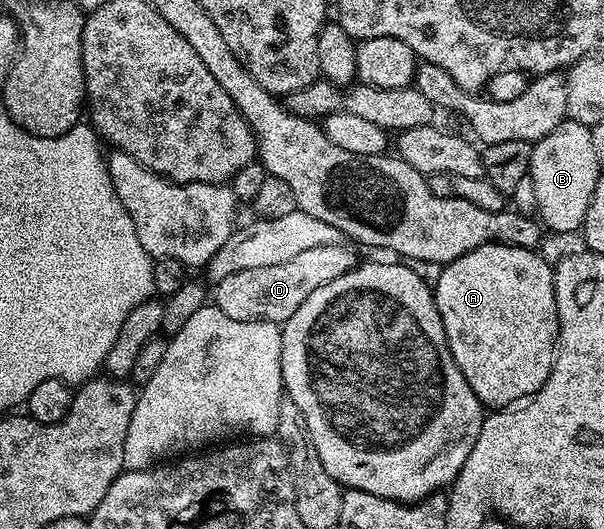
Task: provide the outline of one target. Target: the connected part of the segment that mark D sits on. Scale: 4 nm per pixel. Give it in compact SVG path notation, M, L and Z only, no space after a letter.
M346 246L310 248L286 260L286 264L270 264L270 268L246 268L246 272L234 272L234 276L226 276L226 280L215 283L214 304L234 320L286 323L294 312L298 312L298 307L304 303L306 296L310 296L310 292L314 292L314 288L322 288L322 284L330 284L330 280L338 280L338 276L354 269L358 259Z

